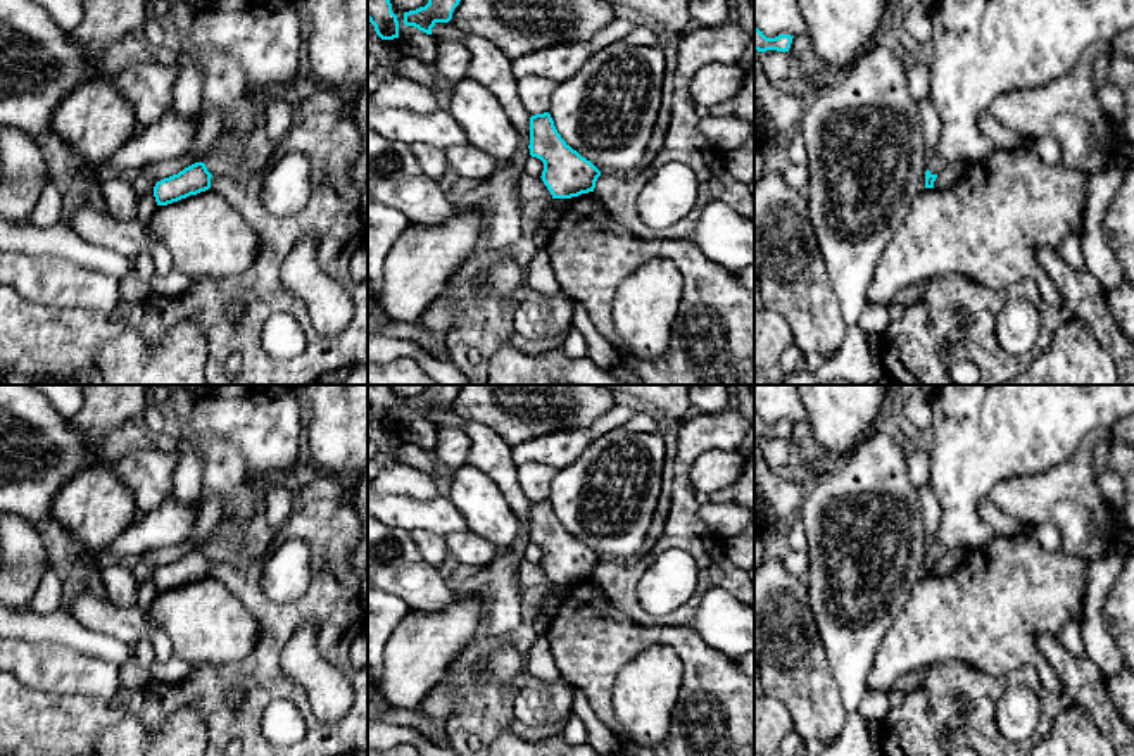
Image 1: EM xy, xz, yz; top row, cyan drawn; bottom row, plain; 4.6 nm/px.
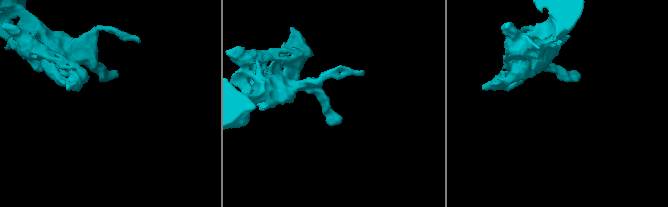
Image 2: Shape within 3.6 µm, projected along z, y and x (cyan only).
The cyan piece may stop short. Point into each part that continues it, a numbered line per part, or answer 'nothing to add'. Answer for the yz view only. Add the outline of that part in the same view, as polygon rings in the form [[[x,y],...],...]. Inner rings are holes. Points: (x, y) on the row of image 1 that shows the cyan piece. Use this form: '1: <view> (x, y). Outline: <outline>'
nothing to add

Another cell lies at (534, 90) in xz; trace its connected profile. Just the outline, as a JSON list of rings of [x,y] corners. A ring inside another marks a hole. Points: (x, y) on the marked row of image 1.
[[[537,74],[516,79],[520,100],[530,116],[549,112],[551,95],[556,86],[558,81]]]

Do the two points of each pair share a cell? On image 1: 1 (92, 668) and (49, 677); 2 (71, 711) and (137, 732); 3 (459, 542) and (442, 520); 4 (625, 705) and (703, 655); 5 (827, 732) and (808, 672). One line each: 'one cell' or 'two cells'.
1: one cell
2: two cells
3: two cells
4: two cells
5: one cell

